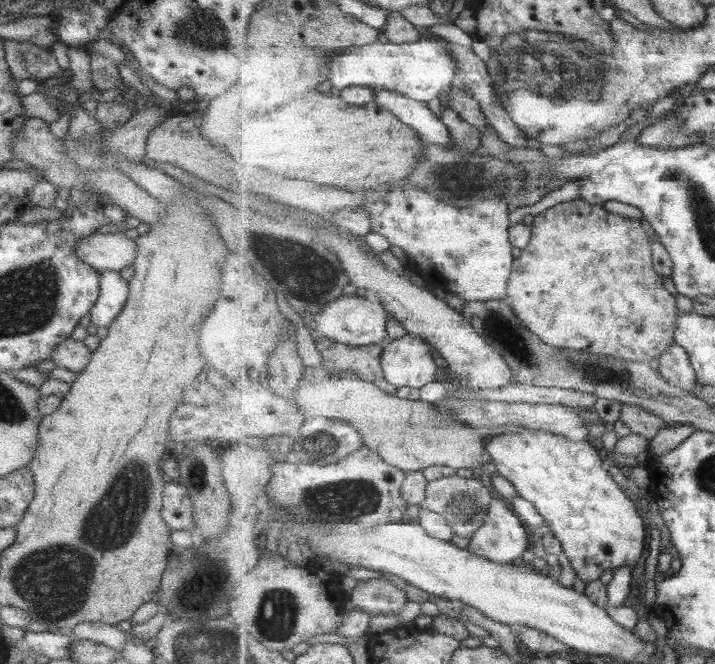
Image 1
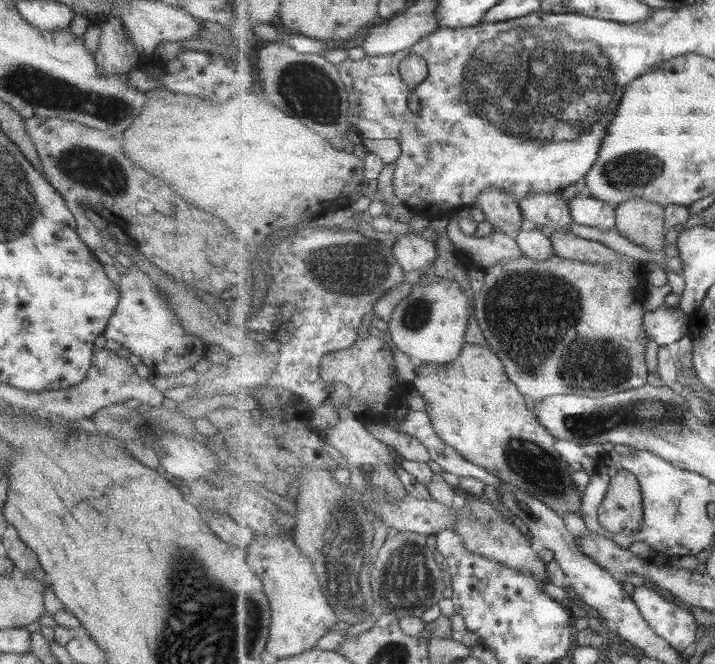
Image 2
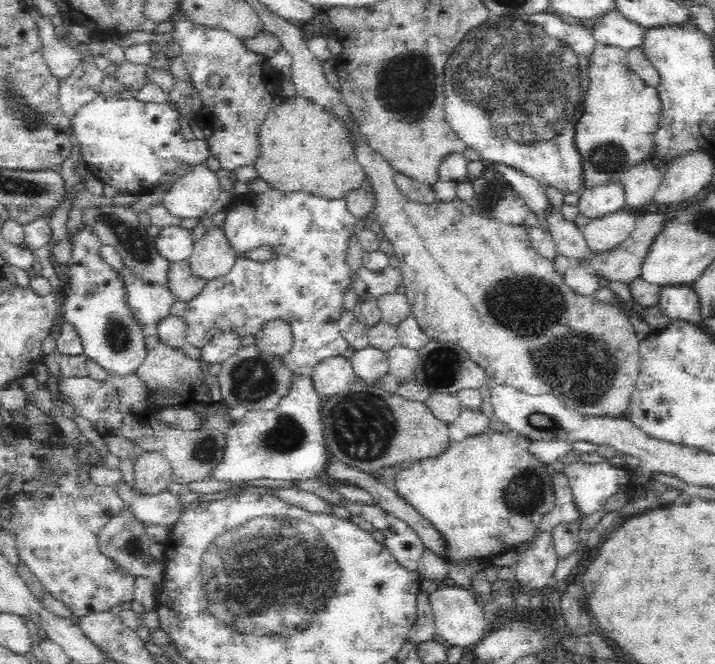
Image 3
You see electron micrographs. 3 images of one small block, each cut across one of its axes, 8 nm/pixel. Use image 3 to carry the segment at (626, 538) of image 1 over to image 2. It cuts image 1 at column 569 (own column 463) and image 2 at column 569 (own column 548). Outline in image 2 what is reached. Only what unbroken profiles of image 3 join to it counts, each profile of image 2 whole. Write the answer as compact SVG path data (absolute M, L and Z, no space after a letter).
M466 342L460 351L461 354L447 364L417 364L416 376L410 384L420 392L437 434L473 464L485 467L501 480L530 492L552 509L561 510L561 516L566 512L579 513L582 498L572 477L573 469L553 447L557 446L555 436L540 423L536 410L527 408L523 394L509 378L501 357L490 345Z

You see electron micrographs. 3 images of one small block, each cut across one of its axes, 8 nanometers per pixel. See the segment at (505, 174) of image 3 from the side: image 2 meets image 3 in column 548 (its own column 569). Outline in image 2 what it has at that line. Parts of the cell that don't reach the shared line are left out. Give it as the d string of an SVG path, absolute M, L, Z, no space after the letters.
M587 190L580 192L573 199L568 200L572 208L573 220L583 226L594 226L599 230L613 230L616 228L616 204L599 200L590 195Z

